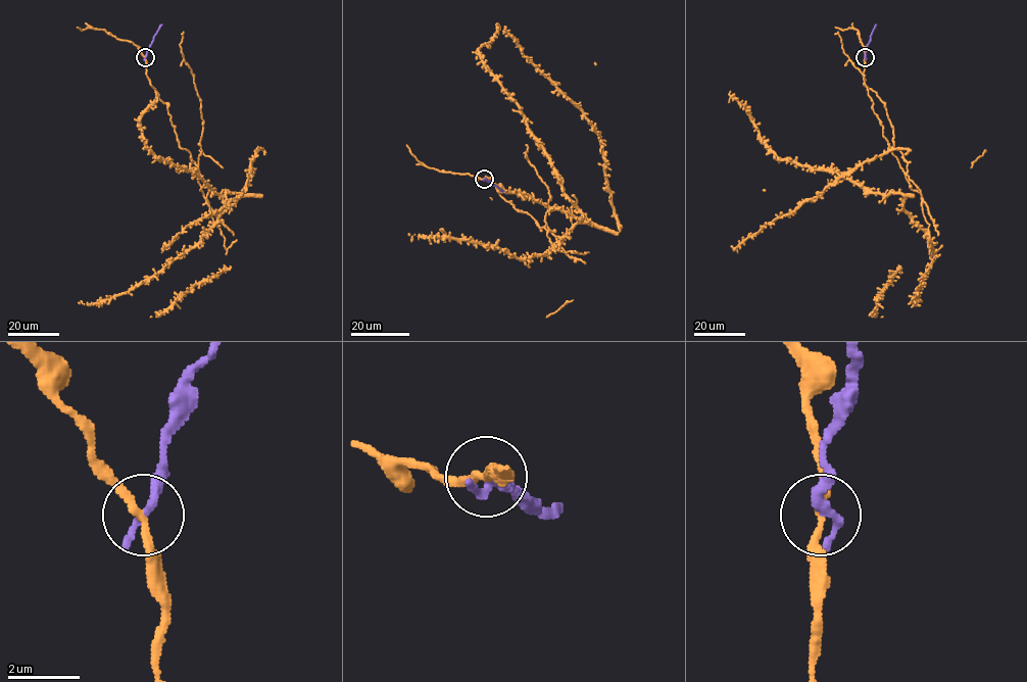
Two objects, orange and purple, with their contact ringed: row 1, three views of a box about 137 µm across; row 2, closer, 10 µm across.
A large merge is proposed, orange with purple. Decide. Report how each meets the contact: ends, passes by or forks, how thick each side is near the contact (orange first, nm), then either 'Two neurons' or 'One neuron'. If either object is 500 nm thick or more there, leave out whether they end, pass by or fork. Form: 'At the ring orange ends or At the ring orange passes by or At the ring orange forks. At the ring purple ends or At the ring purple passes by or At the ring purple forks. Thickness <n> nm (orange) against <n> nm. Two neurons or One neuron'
At the ring orange passes by. At the ring purple passes by. Thickness 200 nm (orange) against 240 nm. Two neurons

